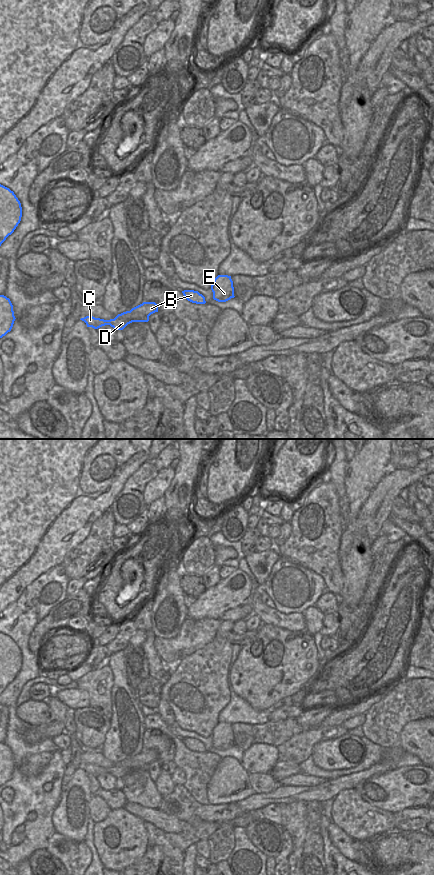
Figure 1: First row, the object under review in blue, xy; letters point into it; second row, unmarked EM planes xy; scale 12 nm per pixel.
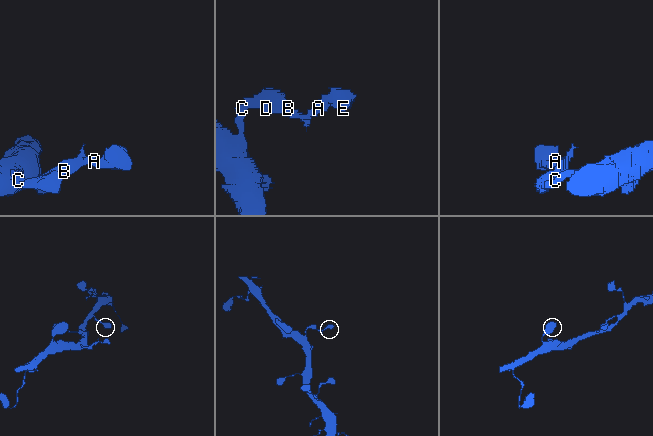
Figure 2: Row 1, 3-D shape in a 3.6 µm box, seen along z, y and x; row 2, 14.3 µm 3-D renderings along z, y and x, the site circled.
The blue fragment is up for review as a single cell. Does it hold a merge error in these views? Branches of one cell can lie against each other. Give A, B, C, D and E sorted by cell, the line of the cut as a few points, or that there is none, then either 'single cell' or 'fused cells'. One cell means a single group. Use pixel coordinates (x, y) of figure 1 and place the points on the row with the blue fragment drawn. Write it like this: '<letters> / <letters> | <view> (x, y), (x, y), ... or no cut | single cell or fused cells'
A B E / C D | xy (117, 315), (128, 318), (148, 316) | fused cells

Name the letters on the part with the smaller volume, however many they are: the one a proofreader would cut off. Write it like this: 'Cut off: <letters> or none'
Cut off: A, B, E

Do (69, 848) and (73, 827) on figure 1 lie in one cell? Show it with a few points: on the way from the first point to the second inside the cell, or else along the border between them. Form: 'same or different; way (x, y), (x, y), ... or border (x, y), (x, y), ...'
different; border (55, 831), (82, 842)

